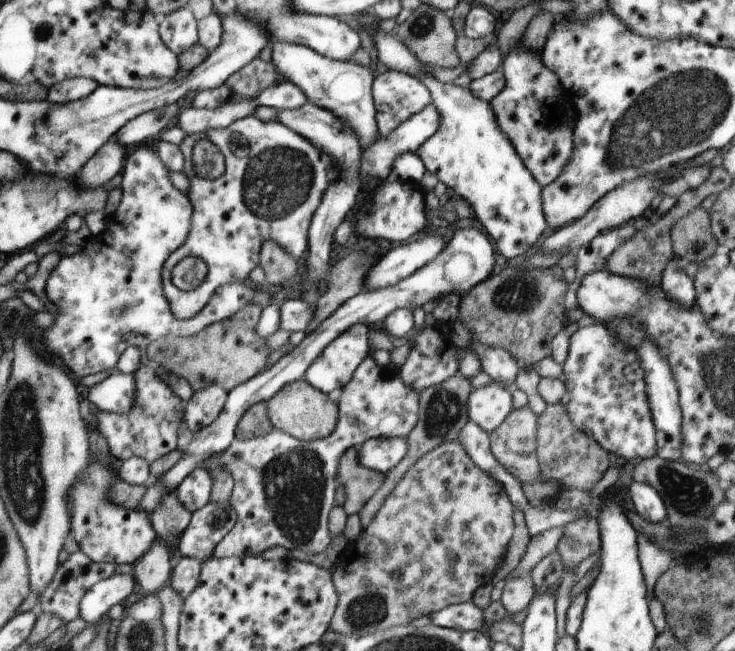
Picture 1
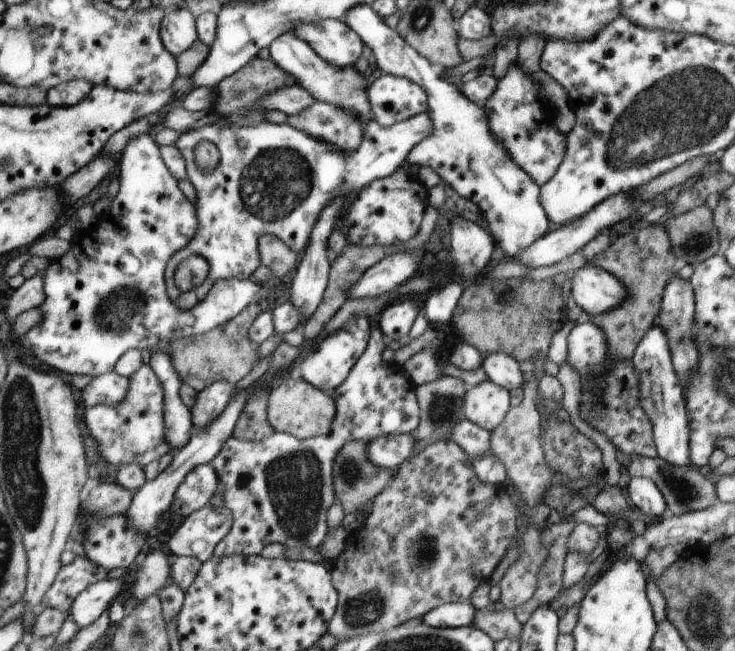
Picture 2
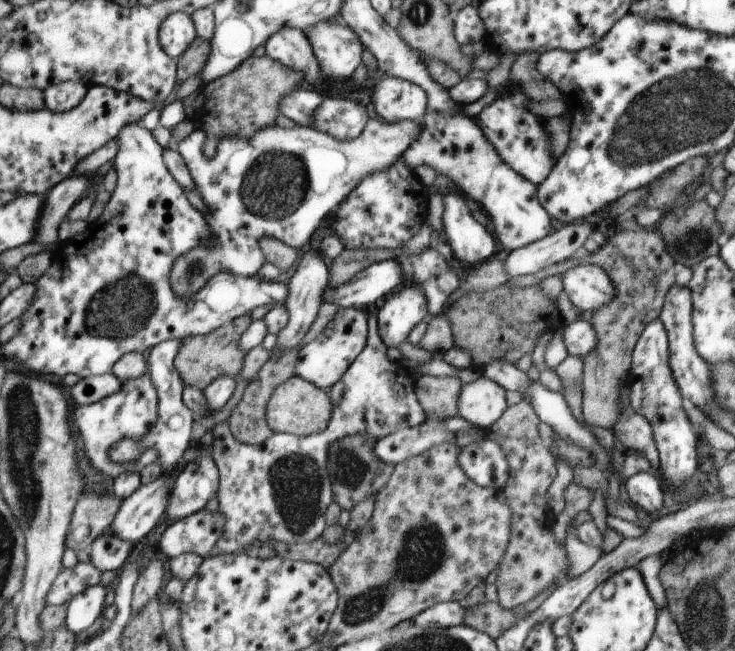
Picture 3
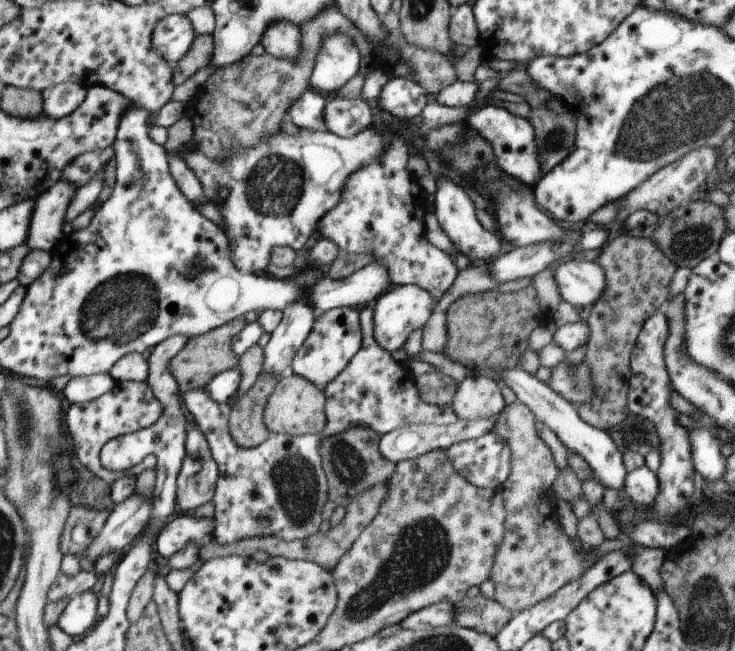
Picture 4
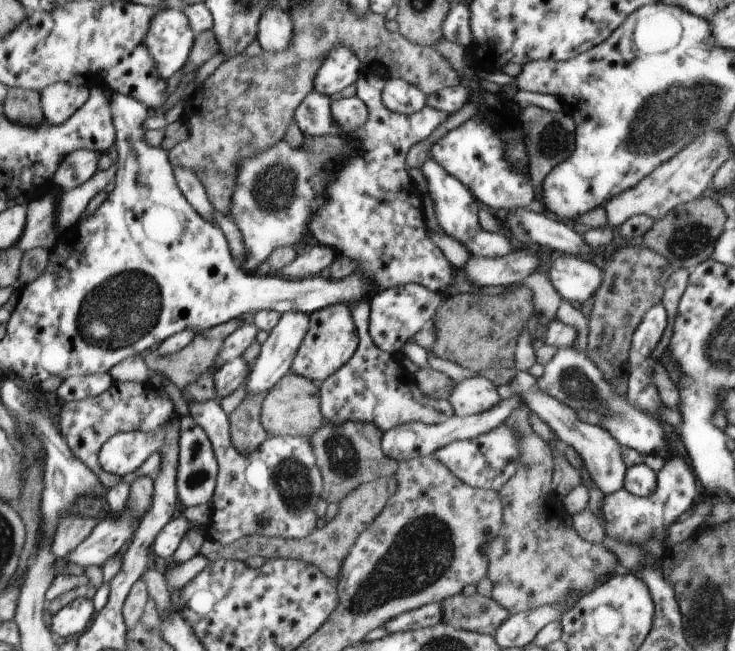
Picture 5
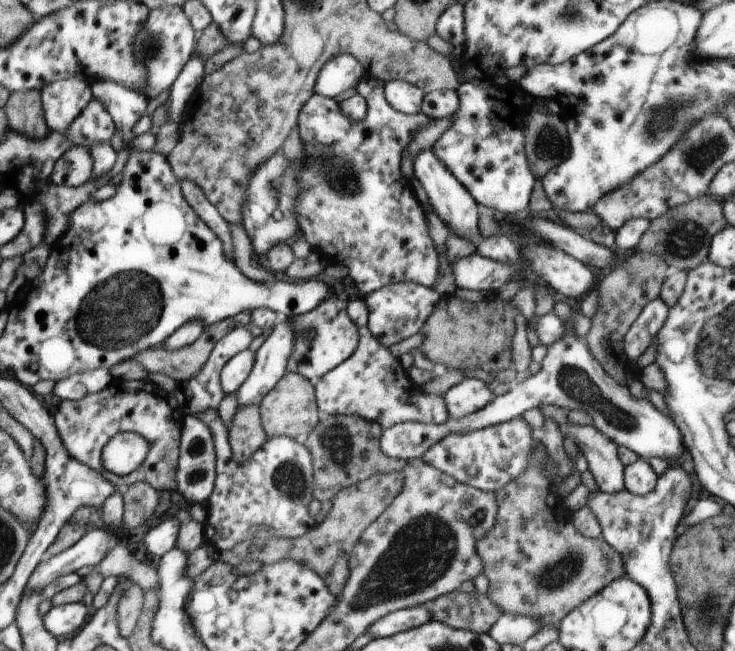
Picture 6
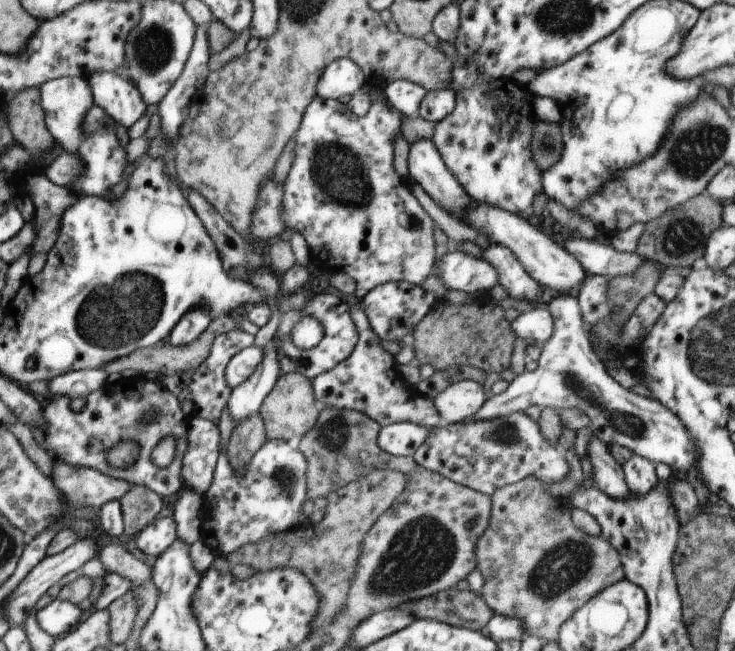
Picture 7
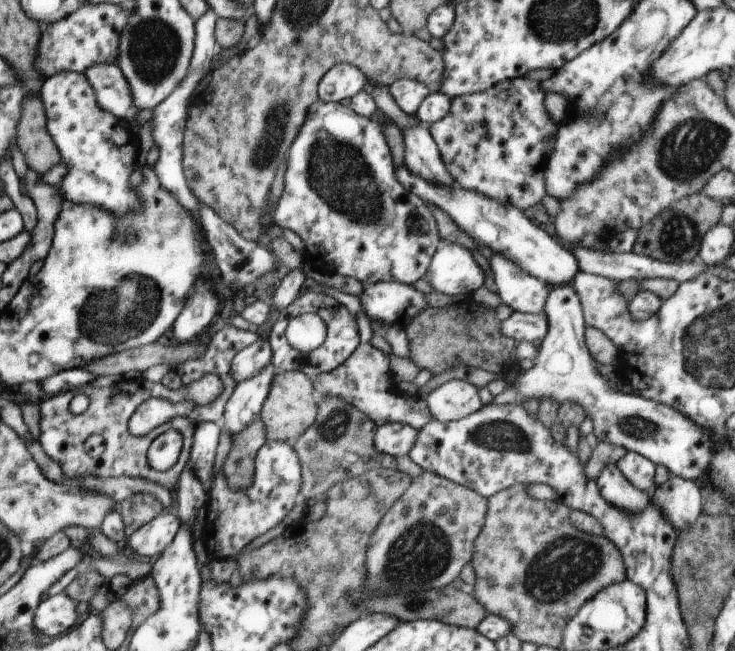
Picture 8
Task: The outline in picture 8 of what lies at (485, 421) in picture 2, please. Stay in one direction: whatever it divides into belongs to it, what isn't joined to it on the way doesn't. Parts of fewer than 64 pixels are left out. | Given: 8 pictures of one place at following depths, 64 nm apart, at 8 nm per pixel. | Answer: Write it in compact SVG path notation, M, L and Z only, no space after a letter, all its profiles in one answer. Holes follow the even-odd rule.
M451 380L424 396L436 421L457 421L479 411L483 405L478 389L469 381Z

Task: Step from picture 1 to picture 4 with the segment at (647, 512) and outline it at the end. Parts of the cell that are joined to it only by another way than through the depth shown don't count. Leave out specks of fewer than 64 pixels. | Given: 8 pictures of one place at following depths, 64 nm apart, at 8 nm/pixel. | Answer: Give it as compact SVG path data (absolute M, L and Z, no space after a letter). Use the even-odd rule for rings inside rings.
M646 465L637 468L626 475L622 490L634 503L650 507L659 493L657 473Z

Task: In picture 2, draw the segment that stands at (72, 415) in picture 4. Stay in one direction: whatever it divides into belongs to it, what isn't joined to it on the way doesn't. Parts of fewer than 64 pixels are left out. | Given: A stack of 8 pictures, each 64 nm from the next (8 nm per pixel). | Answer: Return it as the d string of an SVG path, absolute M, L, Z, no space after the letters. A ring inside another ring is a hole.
M148 362L129 378L129 387L125 399L114 406L96 405L84 407L83 419L88 425L88 433L94 436L100 454L113 466L138 463L143 466L158 461L171 450L165 441L166 423L164 416L164 391L156 373Z

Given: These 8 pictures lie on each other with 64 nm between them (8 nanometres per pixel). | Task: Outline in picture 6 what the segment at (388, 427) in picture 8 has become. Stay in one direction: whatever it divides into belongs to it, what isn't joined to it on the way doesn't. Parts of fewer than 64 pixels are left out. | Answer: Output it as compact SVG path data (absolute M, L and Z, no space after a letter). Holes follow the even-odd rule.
M564 324L567 326L565 335L547 347L541 369L536 374L520 376L506 394L497 396L482 410L468 416L459 419L449 417L440 424L403 422L383 429L379 440L382 452L395 459L420 459L431 446L448 435L479 431L522 416L524 412L538 409L540 405L555 404L569 411L576 409L587 412L598 430L611 438L618 447L634 451L642 459L660 457L670 463L678 463L684 444L677 423L659 412L650 401L634 398L627 386L608 376L589 351L585 339L576 338L571 325Z

